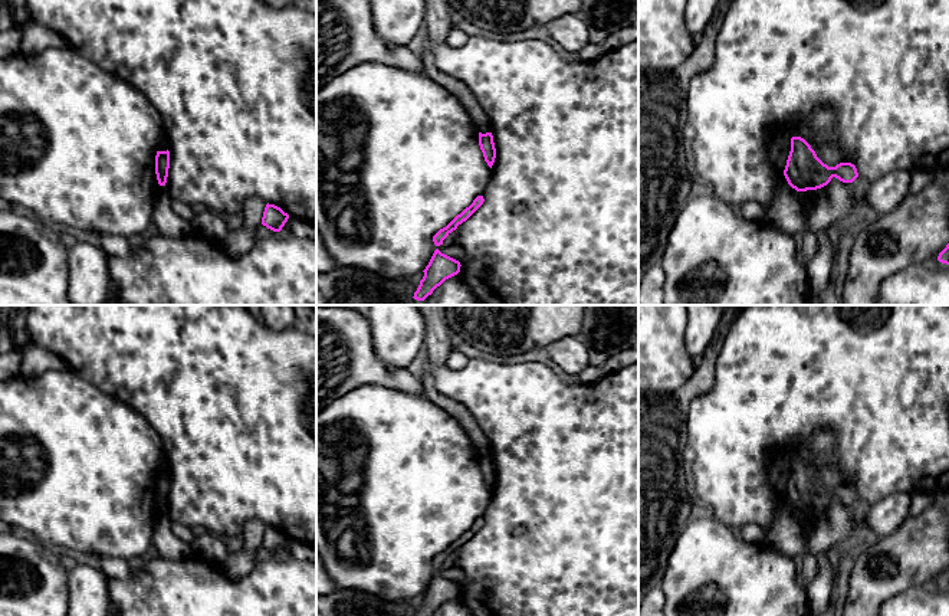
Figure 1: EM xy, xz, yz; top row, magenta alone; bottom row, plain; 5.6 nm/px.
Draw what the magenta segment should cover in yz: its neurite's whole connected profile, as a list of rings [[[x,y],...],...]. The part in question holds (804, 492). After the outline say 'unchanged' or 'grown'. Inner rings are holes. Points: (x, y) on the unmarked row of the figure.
[[[792,459],[784,498],[792,511],[807,514],[827,508],[833,499],[843,505],[853,505],[858,499],[858,495],[851,485],[828,489],[817,479],[804,461]]] | unchanged

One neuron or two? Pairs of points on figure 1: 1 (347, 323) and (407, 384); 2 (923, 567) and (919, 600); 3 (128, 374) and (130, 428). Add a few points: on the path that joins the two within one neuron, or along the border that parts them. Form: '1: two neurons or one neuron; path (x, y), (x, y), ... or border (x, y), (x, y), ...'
1: one neuron; path (348, 341), (381, 374), (388, 377)
2: two neurons; border (933, 583), (919, 583), (890, 598)
3: two neurons; border (101, 389), (134, 408), (154, 429)

